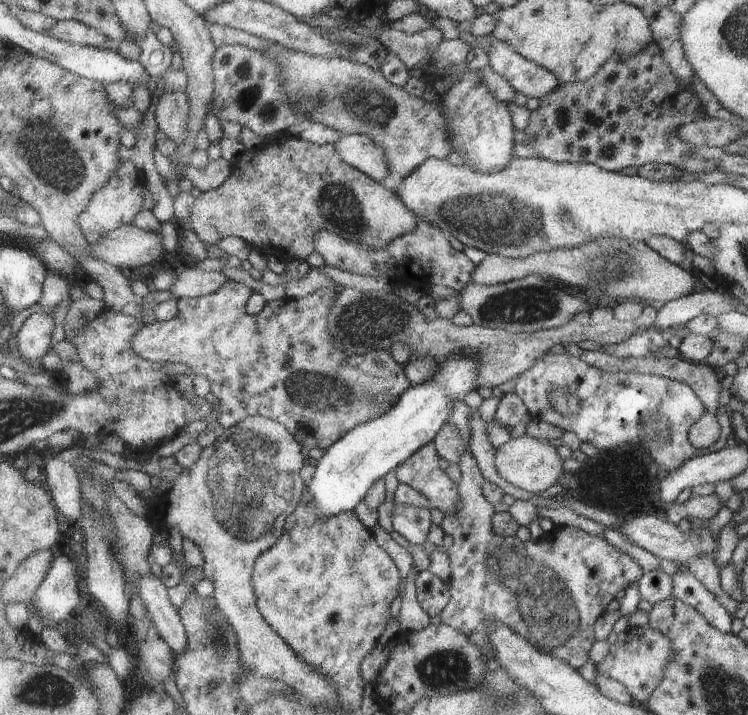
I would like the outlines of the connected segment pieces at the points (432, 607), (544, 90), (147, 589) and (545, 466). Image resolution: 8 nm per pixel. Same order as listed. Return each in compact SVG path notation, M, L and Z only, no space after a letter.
M430 569L418 576L416 588L419 603L430 617L441 615L453 597L450 584L438 578Z
M490 34L490 64L507 78L517 92L529 98L543 99L560 86L561 80L548 67L540 66L520 54L512 43L503 41L498 35Z
M153 572L138 576L139 590L160 636L170 644L176 655L182 654L188 648L189 636L183 616L170 600L170 586L166 588L166 584Z
M532 436L512 437L508 444L497 449L497 467L513 485L534 494L546 492L556 486L564 476L564 458L556 446L547 440L536 439Z

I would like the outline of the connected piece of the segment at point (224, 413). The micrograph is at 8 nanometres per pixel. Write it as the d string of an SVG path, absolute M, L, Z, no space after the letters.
M231 280L213 295L178 300L180 314L171 321L146 325L135 340L135 349L140 356L155 363L180 362L191 367L194 375L208 378L212 392L220 400L217 415L226 430L251 416L265 416L284 424L303 446L330 449L356 427L390 412L413 385L405 366L398 363L390 350L376 349L368 354L351 355L337 347L329 317L338 296L335 289L324 289L303 299L284 297L270 301L264 312L250 316L246 310L250 288Z

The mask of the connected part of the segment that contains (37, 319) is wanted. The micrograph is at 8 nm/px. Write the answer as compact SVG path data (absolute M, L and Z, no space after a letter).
M34 313L24 322L17 334L17 348L28 360L44 358L52 348L56 320L48 313Z

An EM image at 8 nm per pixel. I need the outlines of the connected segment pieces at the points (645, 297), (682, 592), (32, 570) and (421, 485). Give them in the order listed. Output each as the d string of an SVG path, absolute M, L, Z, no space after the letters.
M617 238L602 239L580 248L580 250L563 249L536 253L527 259L511 259L497 254L488 254L476 269L474 282L483 285L497 285L539 274L554 278L562 284L580 287L594 306L616 308L622 301L668 302L688 296L696 288L697 278L680 265L660 256L648 244L638 241L626 241Z
M680 573L672 576L674 598L694 607L720 632L732 633L730 613L722 607L717 598L692 574Z
M44 549L34 553L4 585L2 596L7 603L25 602L32 605L54 564L54 552Z
M430 443L397 468L397 478L430 498L431 509L442 509L447 516L455 515L462 502L460 484L452 480L447 469L442 470L441 457L436 443Z

